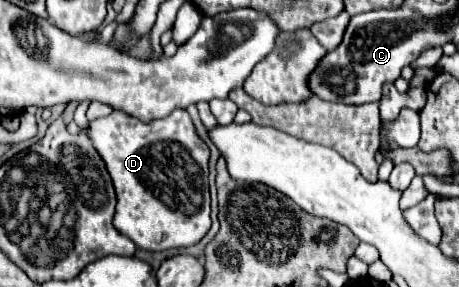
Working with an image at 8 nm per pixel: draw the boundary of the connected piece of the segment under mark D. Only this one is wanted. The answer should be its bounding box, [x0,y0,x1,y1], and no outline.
[89,110,209,252]

